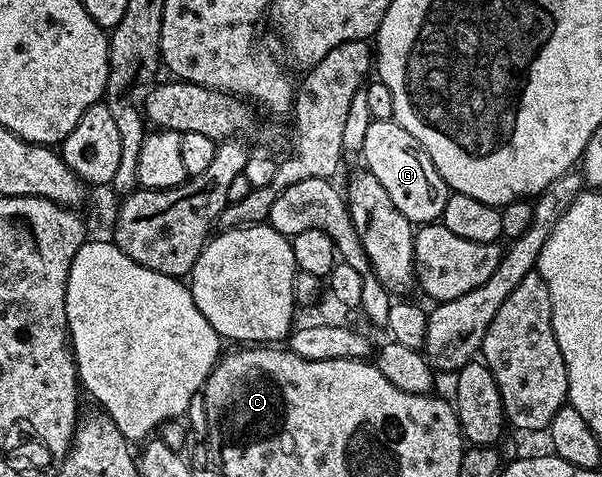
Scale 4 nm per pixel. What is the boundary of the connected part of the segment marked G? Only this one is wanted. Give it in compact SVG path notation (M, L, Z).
M375 121L367 127L360 156L365 157L364 168L379 179L384 190L391 195L391 200L399 211L412 223L433 223L438 220L450 195L450 188L445 180L435 171L431 155L403 128L398 121Z

